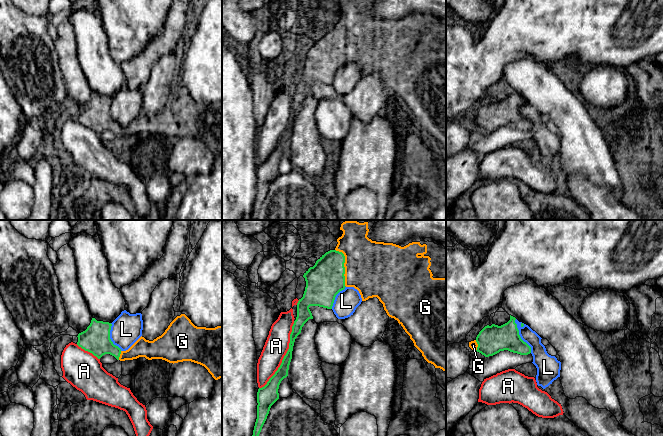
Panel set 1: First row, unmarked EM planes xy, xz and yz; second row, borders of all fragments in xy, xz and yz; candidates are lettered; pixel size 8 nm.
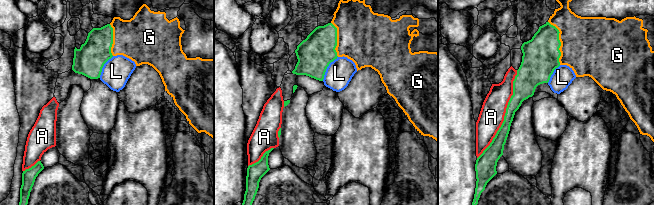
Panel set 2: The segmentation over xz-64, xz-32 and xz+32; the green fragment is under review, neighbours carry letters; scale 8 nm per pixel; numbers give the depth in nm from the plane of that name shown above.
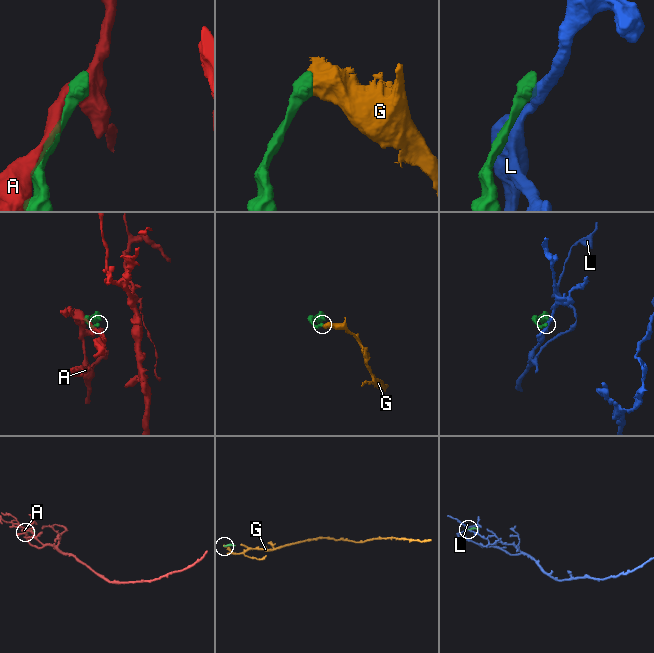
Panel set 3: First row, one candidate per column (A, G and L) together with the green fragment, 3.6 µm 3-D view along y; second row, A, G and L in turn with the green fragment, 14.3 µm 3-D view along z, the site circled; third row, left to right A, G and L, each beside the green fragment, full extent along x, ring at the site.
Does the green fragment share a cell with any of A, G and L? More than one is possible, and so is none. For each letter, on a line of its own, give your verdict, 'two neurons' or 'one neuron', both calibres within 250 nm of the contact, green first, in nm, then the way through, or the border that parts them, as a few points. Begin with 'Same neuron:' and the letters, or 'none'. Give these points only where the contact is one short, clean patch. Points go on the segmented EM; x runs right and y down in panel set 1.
Same neuron: G
A: two neurons; 100 nm thick on the green side, 190 nm on the other
G: one neuron; 300 nm thick on the green side, 440 nm on the other; runs through xz (324, 280), (336, 269), (343, 266), (374, 268)
L: two neurons; 220 nm thick on the green side, 140 nm on the other; border along yz (515, 319), (518, 334), (530, 347), (531, 352)

